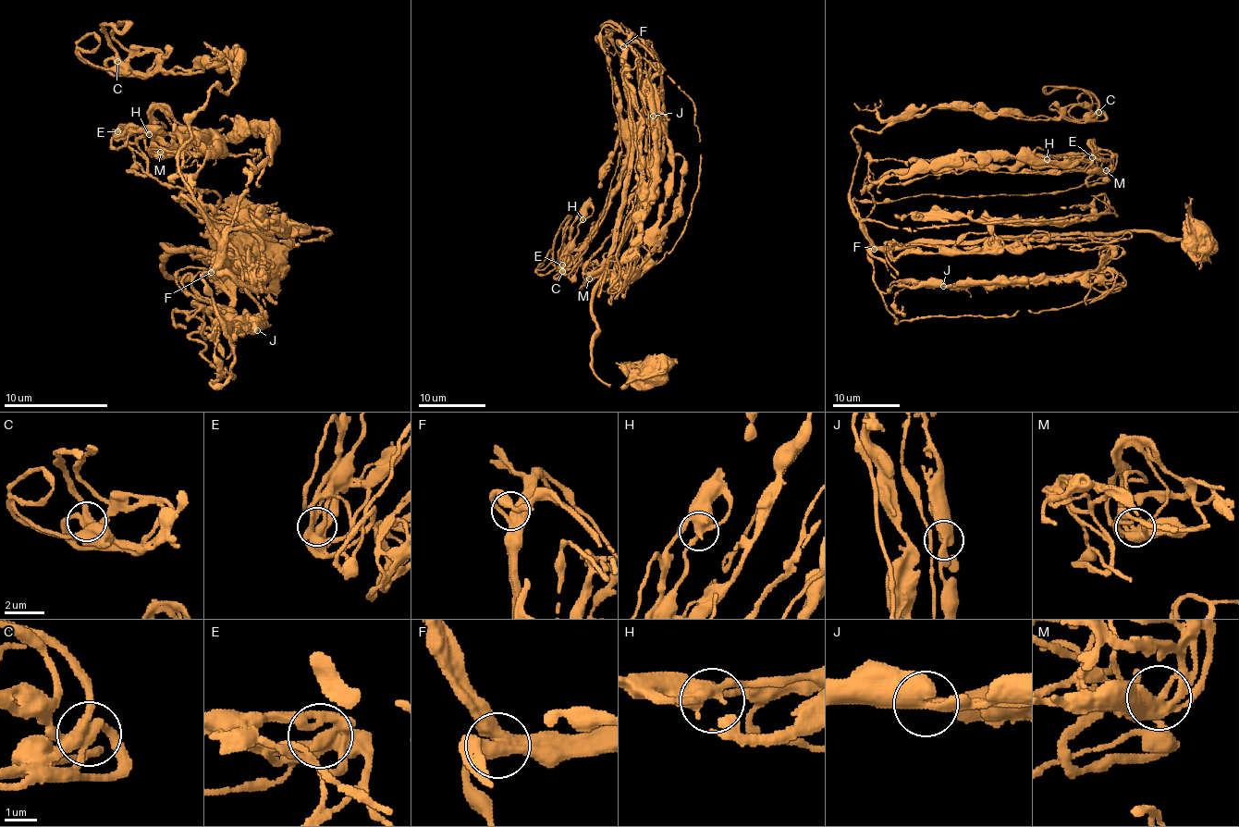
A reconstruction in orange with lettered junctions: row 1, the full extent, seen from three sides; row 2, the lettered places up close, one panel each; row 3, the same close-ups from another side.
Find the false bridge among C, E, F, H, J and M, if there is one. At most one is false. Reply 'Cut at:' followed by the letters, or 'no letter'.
Cut at: no letter

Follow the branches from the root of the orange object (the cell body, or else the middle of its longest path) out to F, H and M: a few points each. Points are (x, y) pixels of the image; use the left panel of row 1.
F: (252, 262), (208, 277), (172, 277), (165, 269), (169, 249), (165, 246), (219, 253), (224, 262), (211, 272)
H: (252, 262), (165, 269), (165, 246), (224, 259), (177, 199), (208, 191), (151, 176), (149, 134)
M: (252, 262), (172, 277), (165, 246), (224, 262), (211, 269), (274, 126), (211, 152), (159, 152)

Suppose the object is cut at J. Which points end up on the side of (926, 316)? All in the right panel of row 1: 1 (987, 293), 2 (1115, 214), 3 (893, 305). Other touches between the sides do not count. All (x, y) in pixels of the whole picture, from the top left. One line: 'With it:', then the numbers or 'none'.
With it: 2

